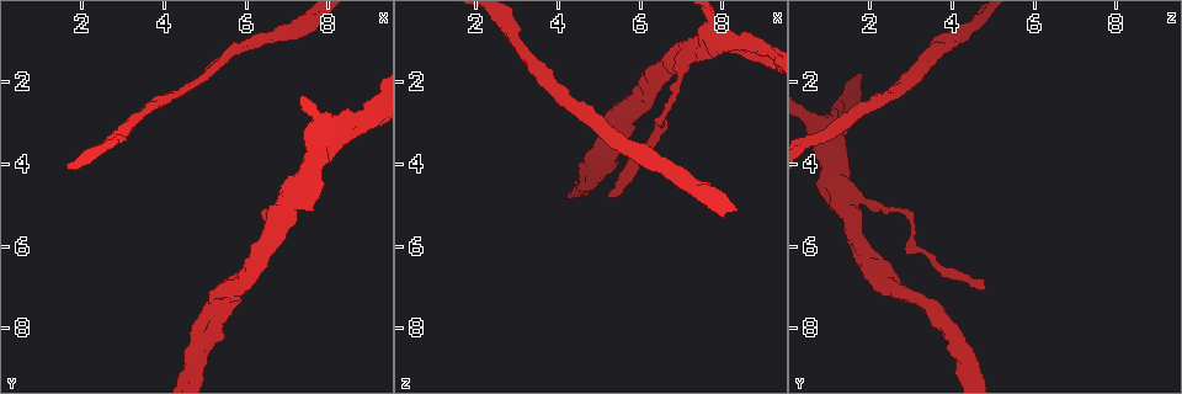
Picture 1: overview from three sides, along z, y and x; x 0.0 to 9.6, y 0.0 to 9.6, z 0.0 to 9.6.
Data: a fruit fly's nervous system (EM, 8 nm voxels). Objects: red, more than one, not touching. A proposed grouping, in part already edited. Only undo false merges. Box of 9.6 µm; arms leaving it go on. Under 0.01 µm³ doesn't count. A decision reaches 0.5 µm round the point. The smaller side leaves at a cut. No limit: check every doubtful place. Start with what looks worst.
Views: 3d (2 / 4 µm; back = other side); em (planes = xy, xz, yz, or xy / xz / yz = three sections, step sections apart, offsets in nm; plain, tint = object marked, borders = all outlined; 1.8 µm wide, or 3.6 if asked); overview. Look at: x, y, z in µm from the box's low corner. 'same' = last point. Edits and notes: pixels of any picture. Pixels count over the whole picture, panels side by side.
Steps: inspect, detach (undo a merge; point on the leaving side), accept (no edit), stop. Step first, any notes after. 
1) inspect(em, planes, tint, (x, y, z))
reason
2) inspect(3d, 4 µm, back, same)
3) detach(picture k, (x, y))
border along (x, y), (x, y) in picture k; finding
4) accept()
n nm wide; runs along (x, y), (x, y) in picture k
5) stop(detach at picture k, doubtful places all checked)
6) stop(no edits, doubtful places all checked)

inspect(3d, 4 µm, (7.15, 4.80, 1.25))
small branch off a trunk

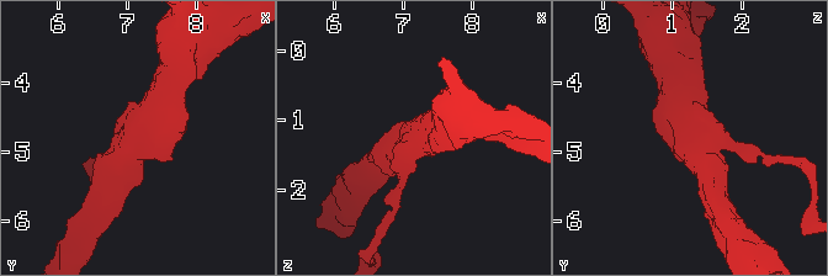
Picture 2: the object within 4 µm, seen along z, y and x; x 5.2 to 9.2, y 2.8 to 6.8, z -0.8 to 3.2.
inspect(em, 3.6 µm, yz, step 8, tint, (7.15, 4.85, 1.20))
3 arms

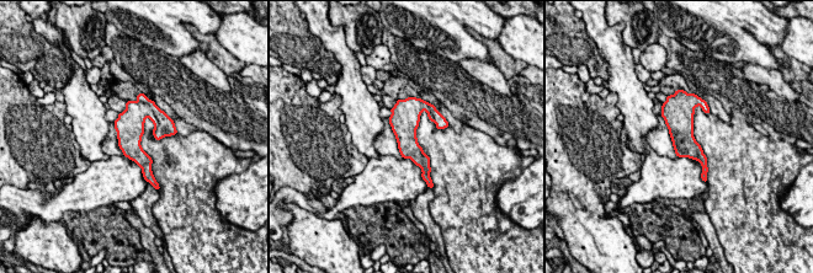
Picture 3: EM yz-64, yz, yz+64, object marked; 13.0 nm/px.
inspect(em, 3.6 µm, planes, tint, same)

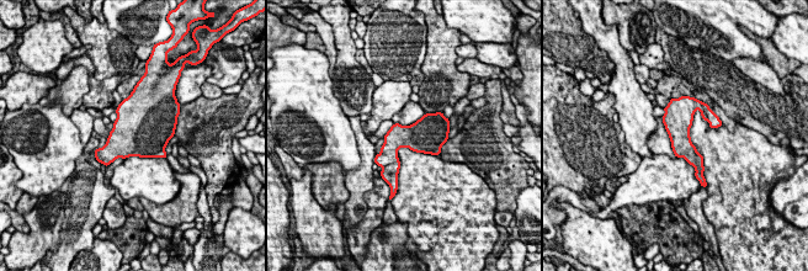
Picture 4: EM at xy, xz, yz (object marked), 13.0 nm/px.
detach(picture 4, (713, 120))
border along (701, 102), (707, 120) in picture 4; two cells meet here

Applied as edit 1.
inspect(3d, 4 µm, (8.05, 3.20, 0.95))
sudden change in width

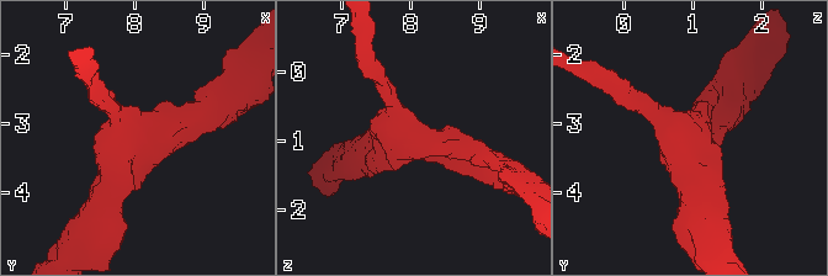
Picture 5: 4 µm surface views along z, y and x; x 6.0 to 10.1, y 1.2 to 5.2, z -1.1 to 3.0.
inspect(em, 3.6 µm, planes, tint, (7.95, 3.20, 1.00))
now the EM

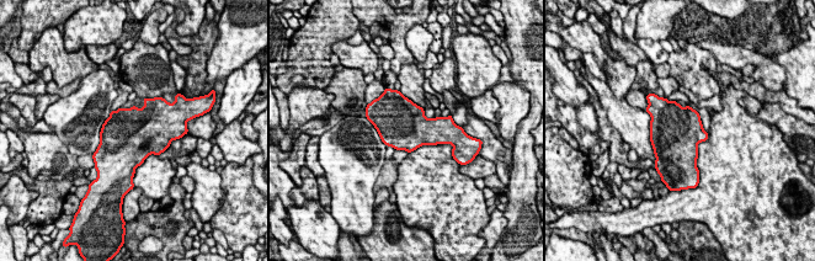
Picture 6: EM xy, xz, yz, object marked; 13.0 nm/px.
accept()
650 nm wide; one cell here

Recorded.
inspect(em, xy, step 4, tint, (5.35, 7.20, 2.95))

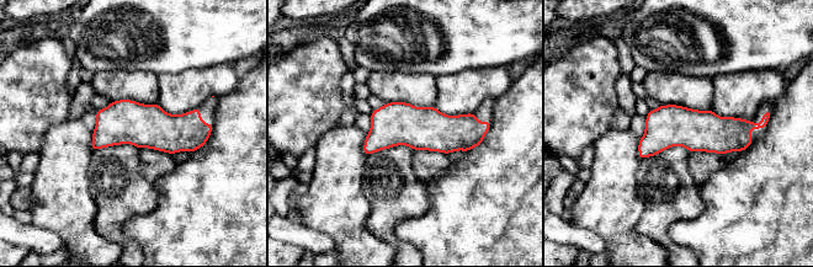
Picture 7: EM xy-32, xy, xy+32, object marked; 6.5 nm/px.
inspect(em, xz, step 4, tint, same)
cut it another way

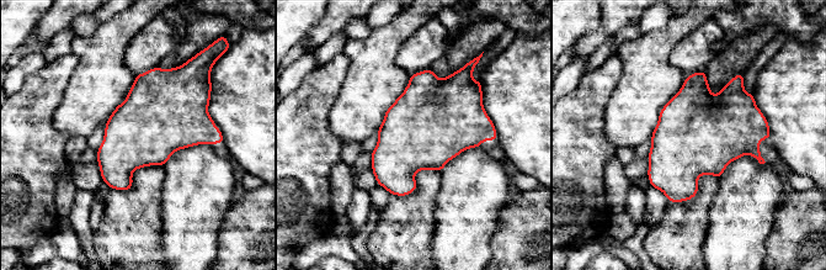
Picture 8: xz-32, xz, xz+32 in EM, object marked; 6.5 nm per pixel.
accept()
480 nm wide; one cell here

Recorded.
inspect(3d, 4 µm, (6.10, 6.65, 2.05))
arms part here

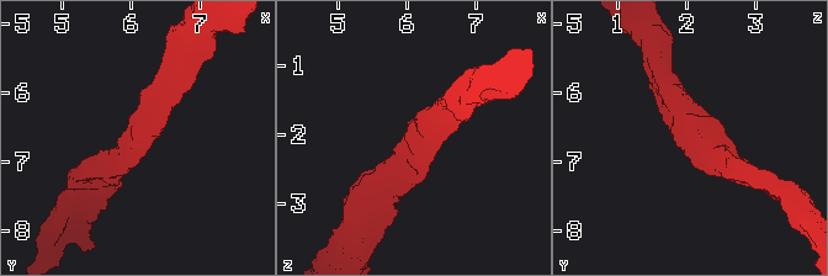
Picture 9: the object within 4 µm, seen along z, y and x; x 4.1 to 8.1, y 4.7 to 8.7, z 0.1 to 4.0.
inspect(em, planes, tint, (6.05, 6.65, 2.10))

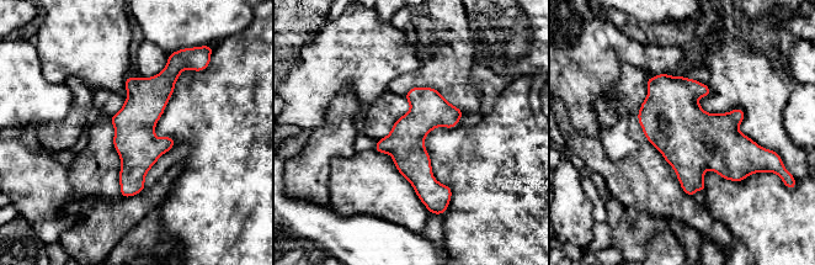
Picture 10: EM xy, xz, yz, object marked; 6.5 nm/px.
accept()
one cell here

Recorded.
stop(detach at picture 4, doubtful places all checked)

